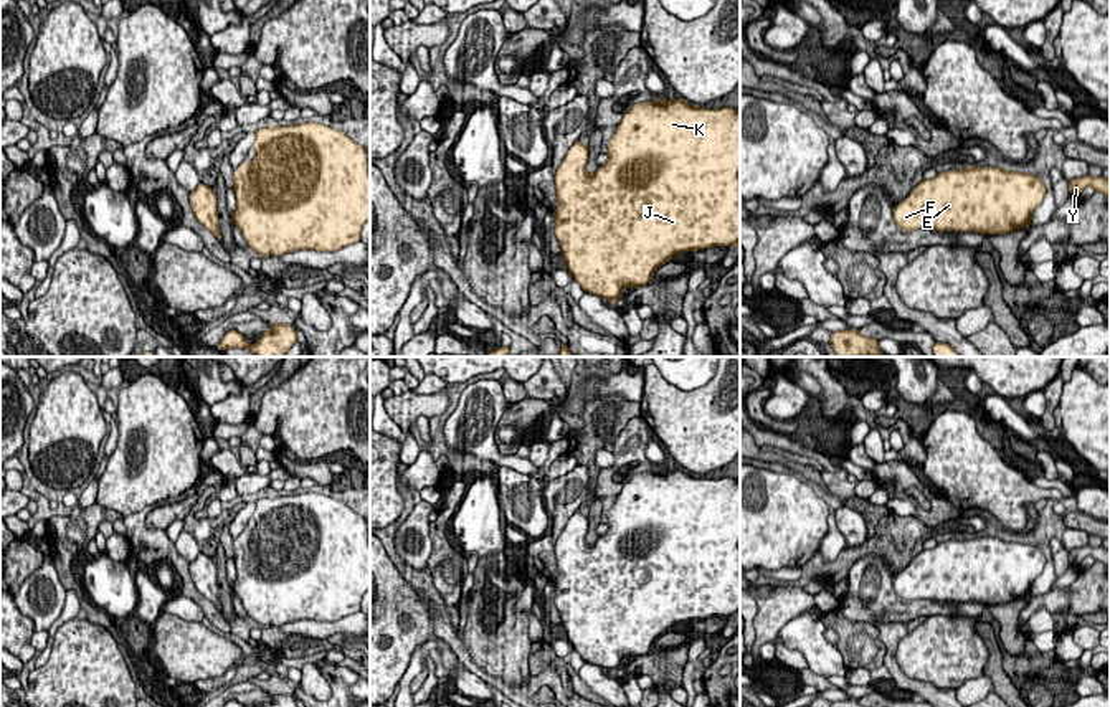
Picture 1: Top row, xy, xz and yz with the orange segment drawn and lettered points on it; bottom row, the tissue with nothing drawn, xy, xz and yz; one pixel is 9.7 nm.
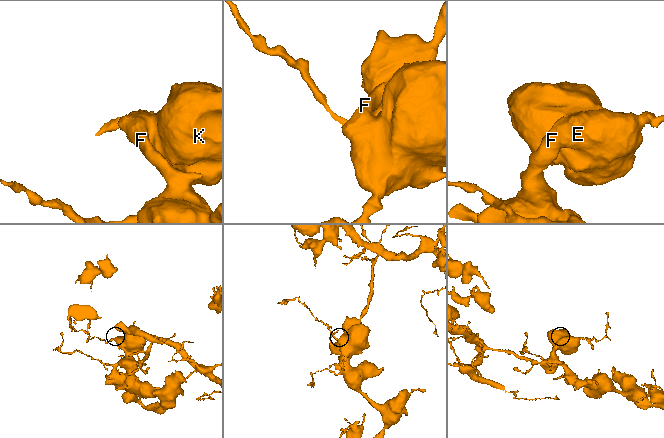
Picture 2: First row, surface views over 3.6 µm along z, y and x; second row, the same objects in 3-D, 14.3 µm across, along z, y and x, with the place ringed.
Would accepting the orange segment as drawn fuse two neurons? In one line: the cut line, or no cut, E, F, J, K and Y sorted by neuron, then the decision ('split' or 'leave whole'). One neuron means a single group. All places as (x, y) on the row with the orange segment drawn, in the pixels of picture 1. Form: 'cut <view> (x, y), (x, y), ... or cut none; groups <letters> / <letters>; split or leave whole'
cut none; groups E F J K Y; leave whole

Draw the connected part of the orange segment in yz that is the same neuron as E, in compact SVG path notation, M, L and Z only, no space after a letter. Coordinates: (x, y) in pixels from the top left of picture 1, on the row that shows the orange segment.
M965 167L922 180L895 205L900 231L978 231L984 236L1031 226L1047 190L1039 175L996 167Z

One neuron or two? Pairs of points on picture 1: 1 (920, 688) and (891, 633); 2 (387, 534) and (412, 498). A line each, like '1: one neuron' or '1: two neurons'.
1: one neuron
2: one neuron

